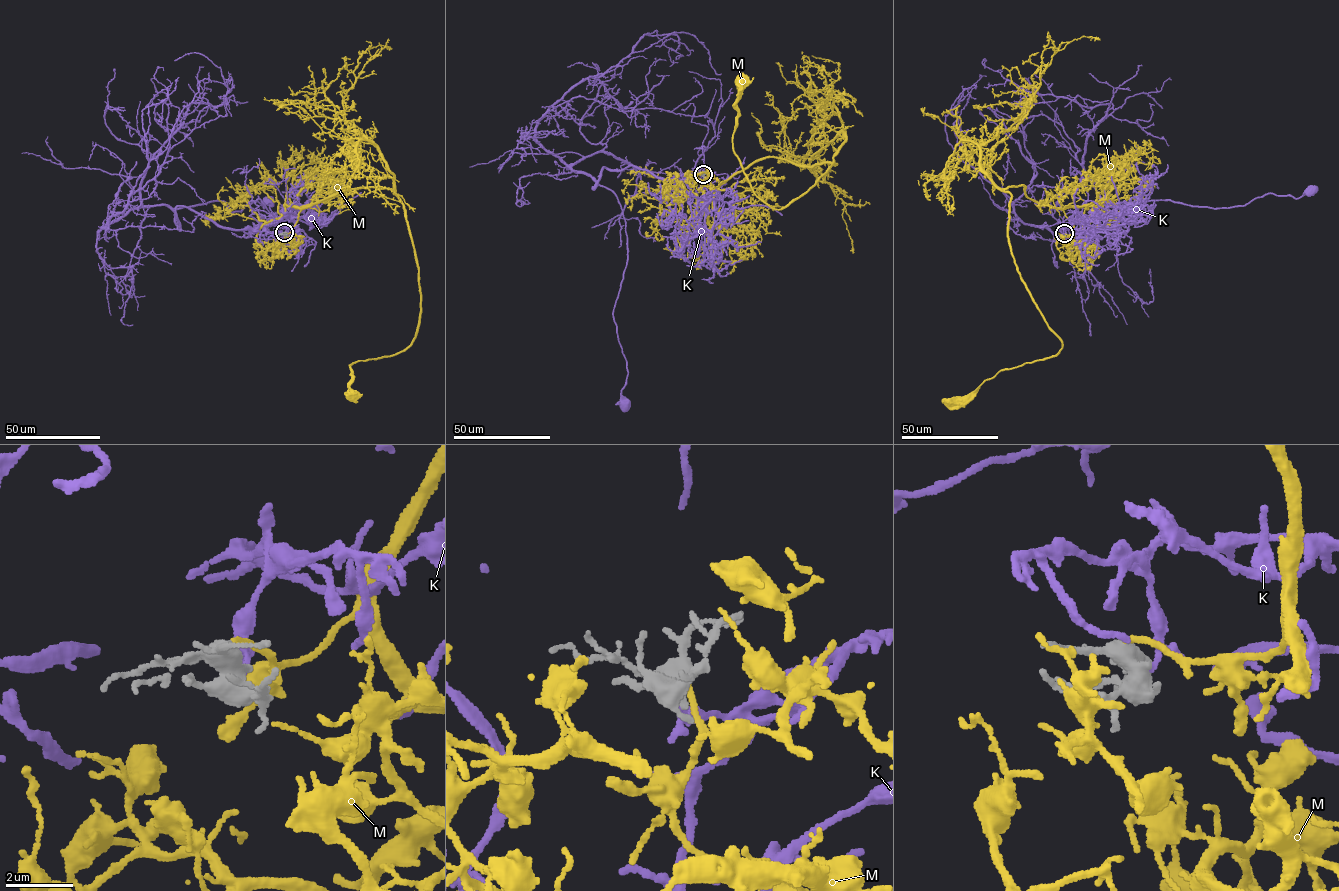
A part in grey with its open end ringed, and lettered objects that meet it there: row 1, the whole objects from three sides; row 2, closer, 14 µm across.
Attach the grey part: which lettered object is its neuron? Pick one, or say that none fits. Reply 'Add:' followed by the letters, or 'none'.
Add: M

